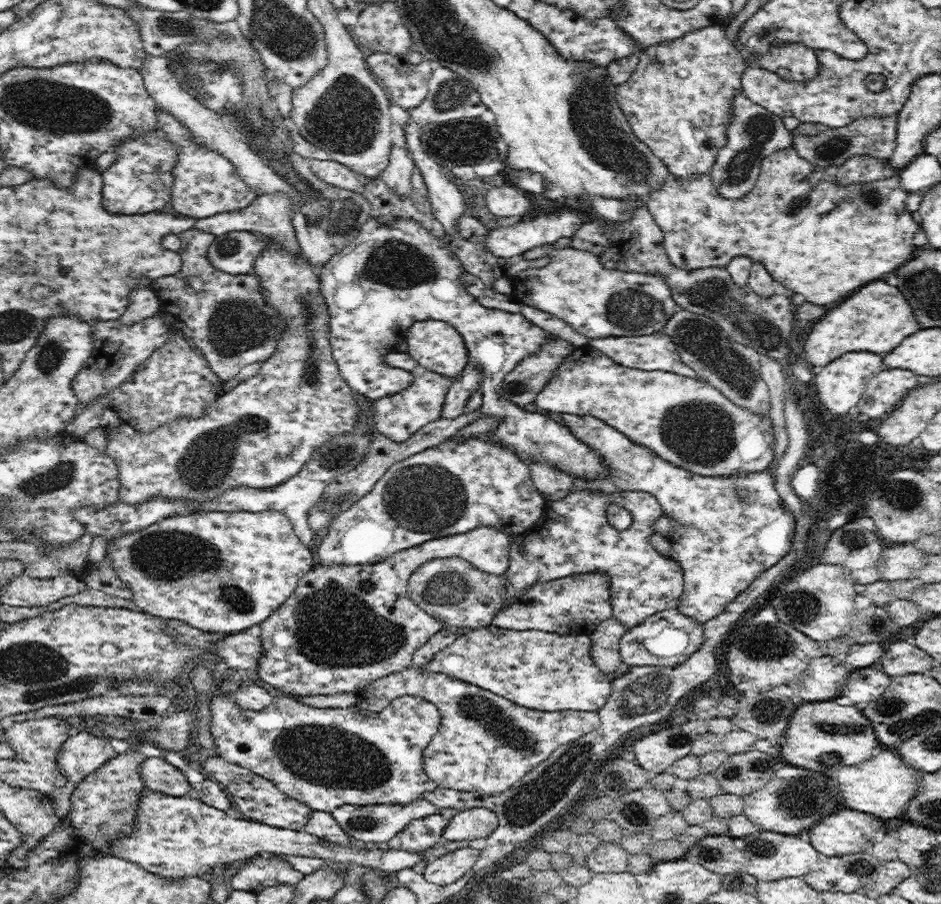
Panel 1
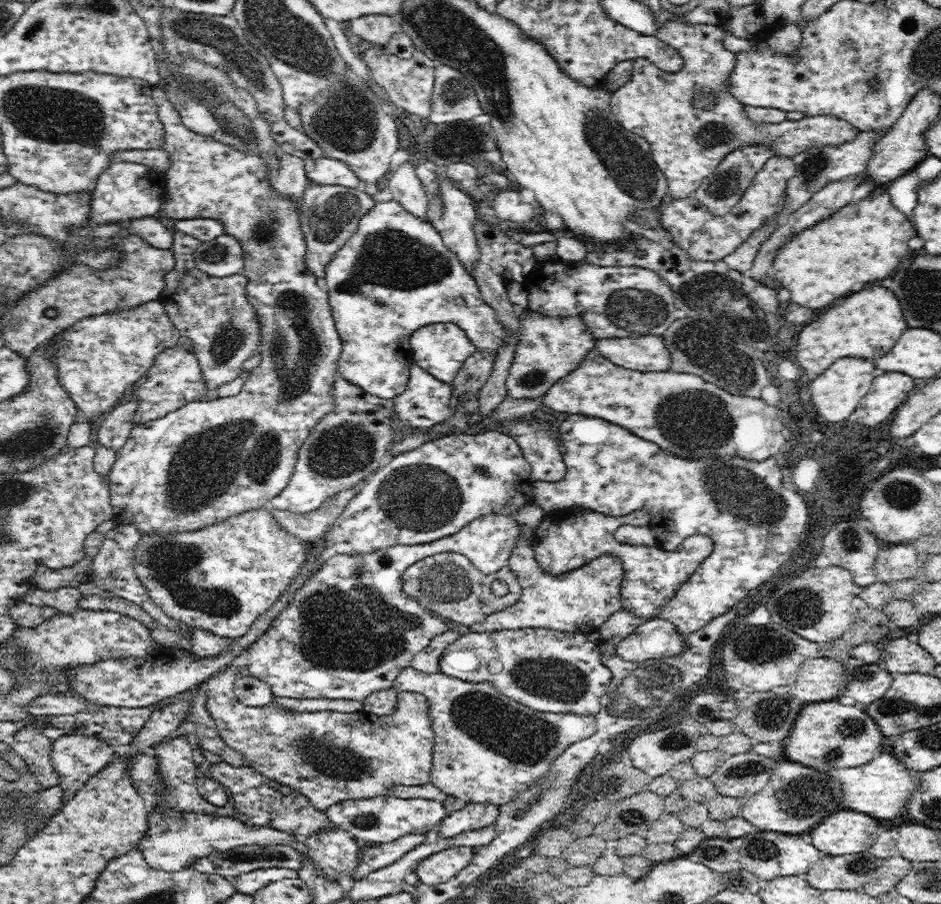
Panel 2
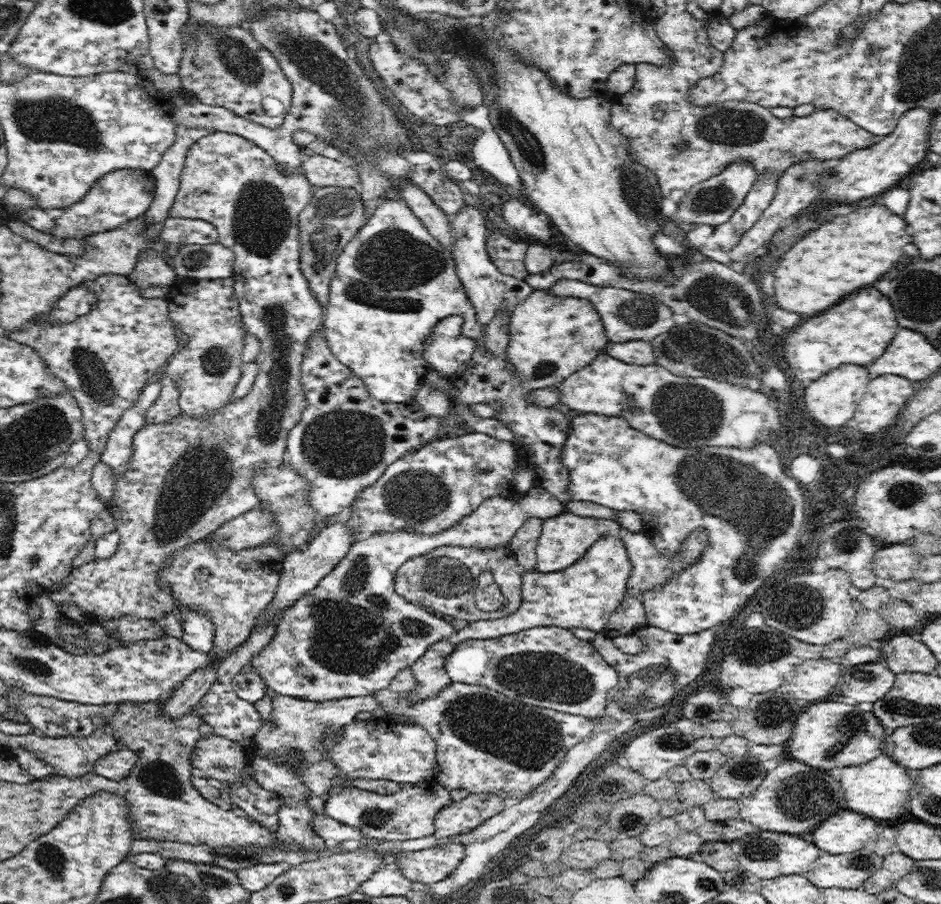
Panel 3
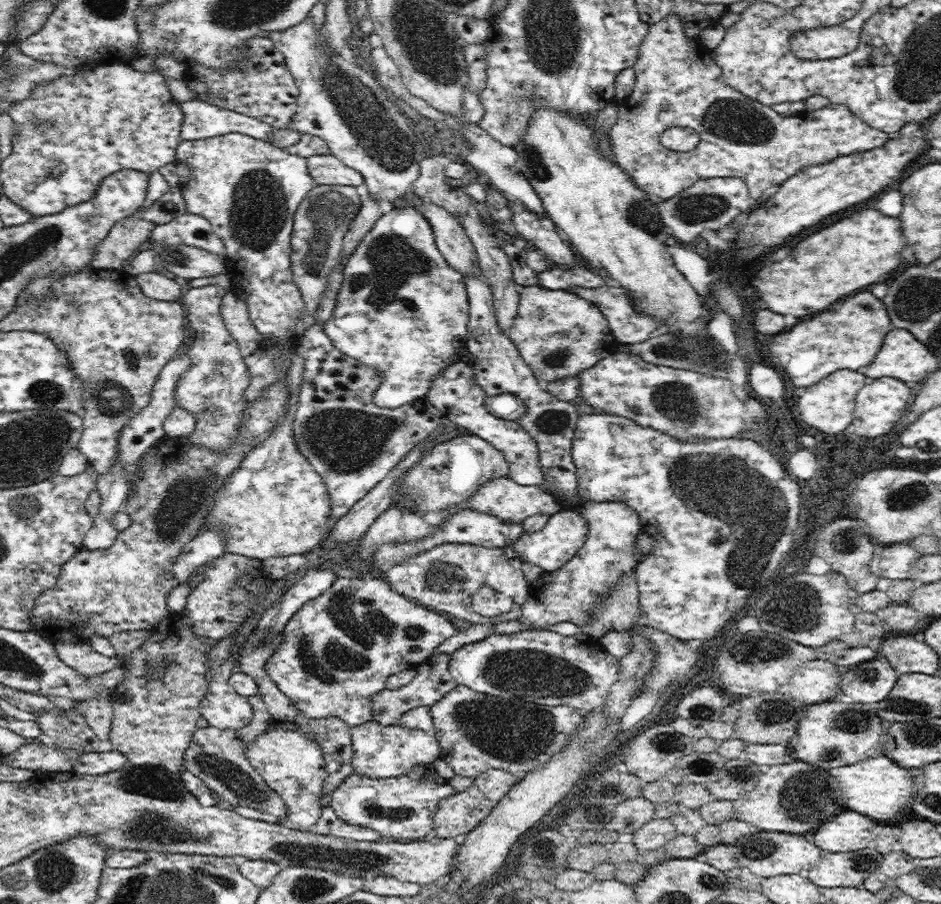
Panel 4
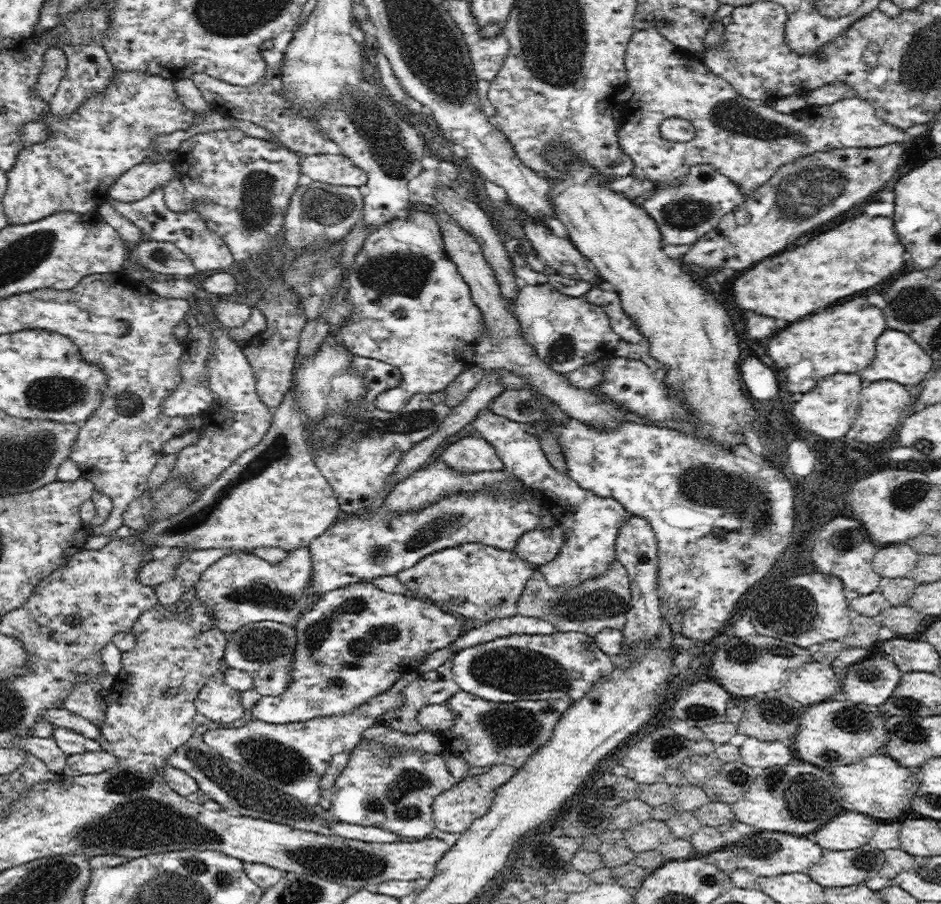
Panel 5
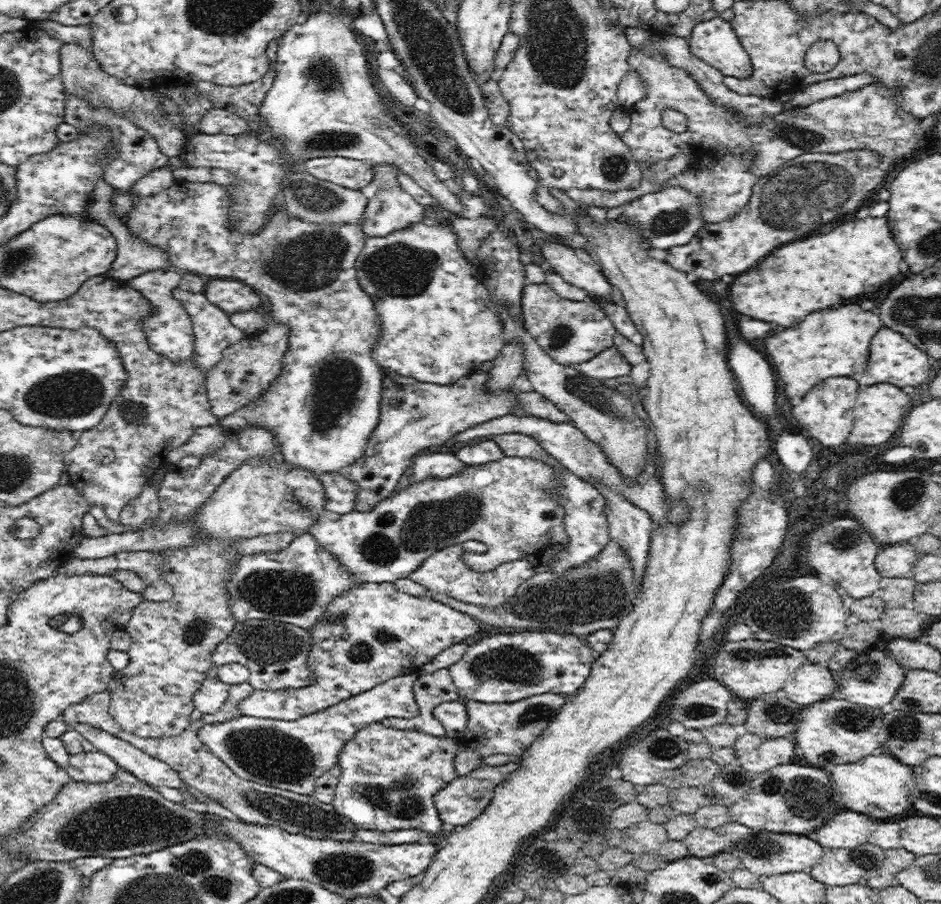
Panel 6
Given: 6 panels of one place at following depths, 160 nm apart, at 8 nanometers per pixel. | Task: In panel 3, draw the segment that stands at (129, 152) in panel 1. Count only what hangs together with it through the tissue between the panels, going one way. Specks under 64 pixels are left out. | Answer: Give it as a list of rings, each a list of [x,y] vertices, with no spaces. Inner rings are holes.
[[[120,169],[106,173],[92,186],[81,201],[64,208],[55,220],[55,229],[50,235],[62,238],[80,238],[115,229],[124,222],[144,216],[155,194],[156,180],[149,170]]]

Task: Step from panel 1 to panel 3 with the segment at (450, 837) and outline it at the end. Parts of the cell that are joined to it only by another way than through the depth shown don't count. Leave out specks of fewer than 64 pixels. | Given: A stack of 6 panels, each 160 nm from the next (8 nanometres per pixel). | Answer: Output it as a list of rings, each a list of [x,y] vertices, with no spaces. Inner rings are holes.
[[[472,794],[461,801],[452,801],[435,818],[435,833],[439,841],[454,835],[468,833],[484,821],[502,812],[506,807],[505,799],[499,794]]]

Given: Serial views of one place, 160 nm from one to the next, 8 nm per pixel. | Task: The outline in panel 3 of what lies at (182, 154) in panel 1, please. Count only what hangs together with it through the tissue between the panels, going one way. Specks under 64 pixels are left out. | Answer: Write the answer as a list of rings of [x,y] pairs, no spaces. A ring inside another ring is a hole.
[[[216,131],[213,132],[212,134],[208,134],[206,136],[203,136],[202,138],[199,138],[187,150],[184,160],[184,168],[181,170],[179,183],[180,183],[179,192],[175,196],[174,204],[170,207],[170,210],[168,212],[169,215],[180,218],[202,219],[205,220],[206,222],[211,222],[218,231],[219,243],[221,245],[224,245],[224,247],[232,249],[232,253],[234,253],[234,260],[232,262],[232,277],[234,277],[235,280],[234,290],[236,298],[238,299],[239,302],[240,314],[242,315],[242,320],[243,323],[245,324],[245,329],[247,330],[247,332],[250,332],[254,336],[256,336],[256,338],[258,338],[261,344],[261,351],[258,353],[258,356],[256,357],[255,360],[255,363],[258,365],[258,374],[256,375],[256,380],[254,381],[254,384],[251,386],[251,390],[248,392],[247,396],[244,396],[244,398],[240,398],[236,401],[232,400],[228,404],[228,406],[224,406],[224,410],[218,410],[218,412],[214,412],[214,414],[212,414],[212,416],[208,416],[206,420],[203,420],[203,418],[193,418],[192,416],[189,416],[188,414],[184,414],[181,412],[178,418],[172,418],[172,420],[168,420],[168,422],[164,422],[164,424],[149,424],[149,423],[144,424],[144,426],[142,426],[142,428],[138,430],[138,434],[136,434],[136,436],[133,437],[132,446],[134,450],[132,452],[132,456],[130,456],[128,470],[124,471],[123,475],[115,482],[115,491],[114,494],[111,496],[111,499],[109,500],[109,506],[108,506],[108,509],[112,513],[112,516],[116,519],[115,530],[117,531],[117,534],[120,537],[120,546],[118,546],[118,550],[116,550],[116,552],[114,552],[114,554],[112,554],[110,558],[94,558],[92,562],[88,562],[80,566],[80,568],[72,568],[72,571],[70,572],[69,576],[66,579],[64,579],[64,586],[62,586],[62,588],[58,588],[58,590],[54,591],[50,590],[50,599],[54,601],[54,605],[56,605],[56,608],[63,607],[68,601],[74,601],[74,603],[76,603],[76,605],[78,605],[78,607],[80,607],[80,609],[84,611],[83,624],[85,624],[86,622],[95,622],[96,620],[99,620],[99,618],[111,619],[114,617],[121,617],[124,615],[132,615],[134,617],[142,619],[146,618],[146,619],[152,619],[153,621],[158,621],[159,618],[163,617],[166,613],[169,613],[172,610],[177,610],[176,602],[173,600],[169,588],[167,588],[165,584],[161,584],[161,582],[159,581],[158,571],[161,569],[163,562],[168,557],[171,557],[172,554],[176,553],[177,550],[183,549],[185,546],[188,545],[193,545],[194,542],[199,541],[200,539],[208,538],[208,536],[212,535],[218,528],[220,528],[220,526],[223,526],[226,522],[232,521],[233,520],[232,518],[239,517],[240,514],[247,513],[249,510],[258,507],[258,504],[260,504],[260,499],[258,499],[258,495],[256,495],[256,493],[254,493],[254,489],[252,489],[252,474],[256,474],[256,471],[260,471],[261,469],[280,467],[283,463],[287,462],[287,438],[289,436],[290,430],[293,430],[297,426],[297,424],[300,423],[303,411],[308,407],[308,402],[306,401],[305,393],[303,392],[302,388],[302,381],[300,381],[300,368],[302,366],[302,360],[304,360],[304,352],[308,350],[308,340],[310,340],[312,334],[316,334],[316,330],[323,331],[319,329],[323,328],[323,314],[325,308],[322,307],[322,305],[320,305],[318,300],[314,298],[314,295],[312,295],[312,291],[310,290],[310,287],[308,287],[308,280],[306,280],[306,277],[304,277],[302,271],[300,270],[300,239],[299,239],[298,216],[304,208],[310,207],[312,200],[314,199],[316,188],[310,185],[308,179],[301,171],[294,172],[294,174],[284,174],[284,171],[281,168],[279,168],[279,164],[275,161],[275,159],[272,158],[271,155],[268,154],[263,148],[260,148],[255,142],[252,142],[251,140],[248,140],[247,138],[240,136],[239,134],[232,134],[229,132],[222,132],[222,131]]]

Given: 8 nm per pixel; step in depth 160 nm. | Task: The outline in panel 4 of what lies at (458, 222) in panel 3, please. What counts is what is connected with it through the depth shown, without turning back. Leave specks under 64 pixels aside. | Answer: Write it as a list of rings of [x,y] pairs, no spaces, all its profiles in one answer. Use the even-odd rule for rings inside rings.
[[[478,271],[463,277],[469,298],[466,349],[473,356],[470,363],[473,376],[486,397],[512,394],[524,401],[526,416],[518,421],[524,431],[535,438],[540,452],[540,467],[547,488],[557,496],[574,498],[577,492],[576,466],[571,456],[573,438],[579,418],[576,406],[550,395],[538,385],[531,366],[528,366],[509,335],[501,332],[493,307],[493,296],[487,278]]]

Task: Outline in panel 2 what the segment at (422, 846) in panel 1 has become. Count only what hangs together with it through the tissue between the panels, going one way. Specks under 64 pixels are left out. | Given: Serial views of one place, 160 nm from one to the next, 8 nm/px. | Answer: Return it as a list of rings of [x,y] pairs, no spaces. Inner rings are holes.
[[[407,834],[395,841],[376,844],[373,847],[361,849],[358,858],[358,866],[353,873],[353,881],[361,880],[372,872],[384,868],[389,864],[400,860],[404,854],[416,848],[426,840],[423,834]]]

